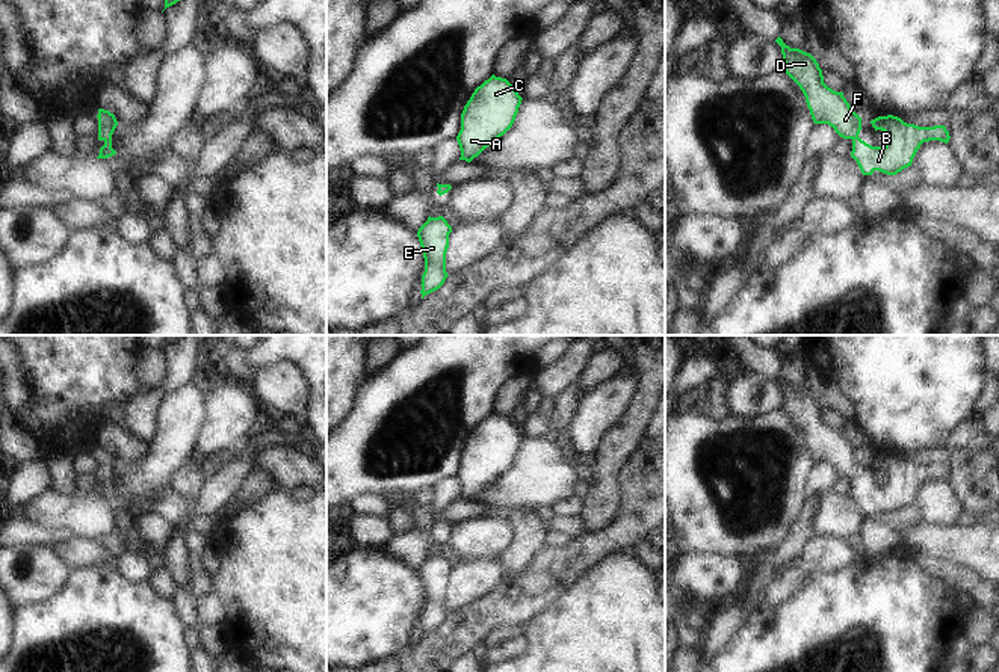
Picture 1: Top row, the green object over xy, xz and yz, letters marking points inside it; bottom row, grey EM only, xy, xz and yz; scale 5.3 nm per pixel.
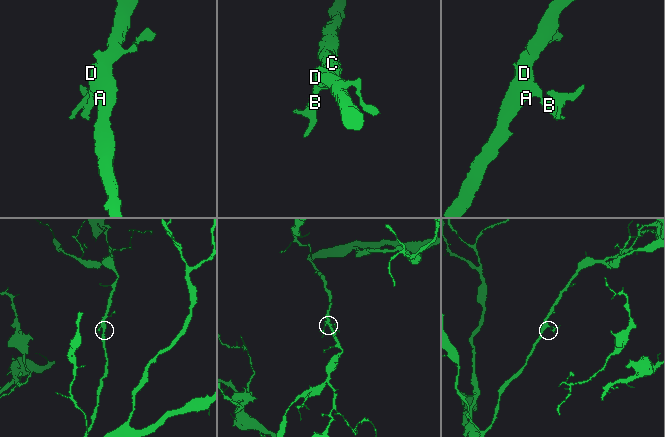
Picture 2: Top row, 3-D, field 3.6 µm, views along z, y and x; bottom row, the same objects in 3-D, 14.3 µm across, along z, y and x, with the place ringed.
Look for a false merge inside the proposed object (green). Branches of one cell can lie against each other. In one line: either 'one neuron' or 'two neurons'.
one neuron

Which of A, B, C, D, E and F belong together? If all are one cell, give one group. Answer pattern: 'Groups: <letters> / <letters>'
Groups: A B C D E F

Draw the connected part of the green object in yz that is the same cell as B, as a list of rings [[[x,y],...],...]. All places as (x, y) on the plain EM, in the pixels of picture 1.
[[[780,375],[775,381],[781,385],[784,400],[781,408],[803,429],[813,461],[828,462],[840,476],[852,479],[851,495],[863,513],[872,513],[875,509],[896,513],[911,504],[923,480],[949,480],[951,474],[945,464],[919,465],[887,453],[871,459],[875,470],[886,471],[887,482],[884,485],[866,482],[858,476],[861,456],[851,447],[843,430],[836,430],[824,421],[822,408],[816,397],[800,387],[790,387]]]

